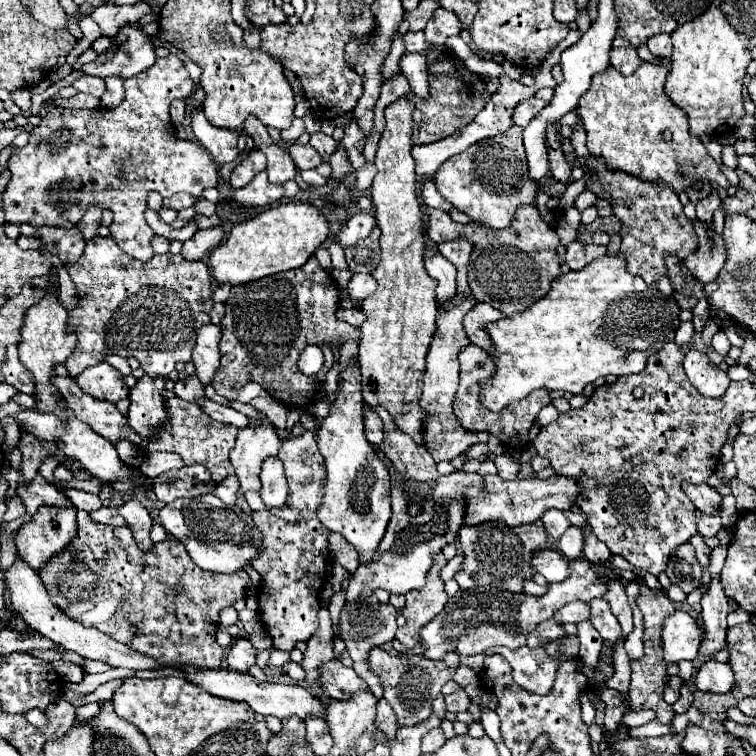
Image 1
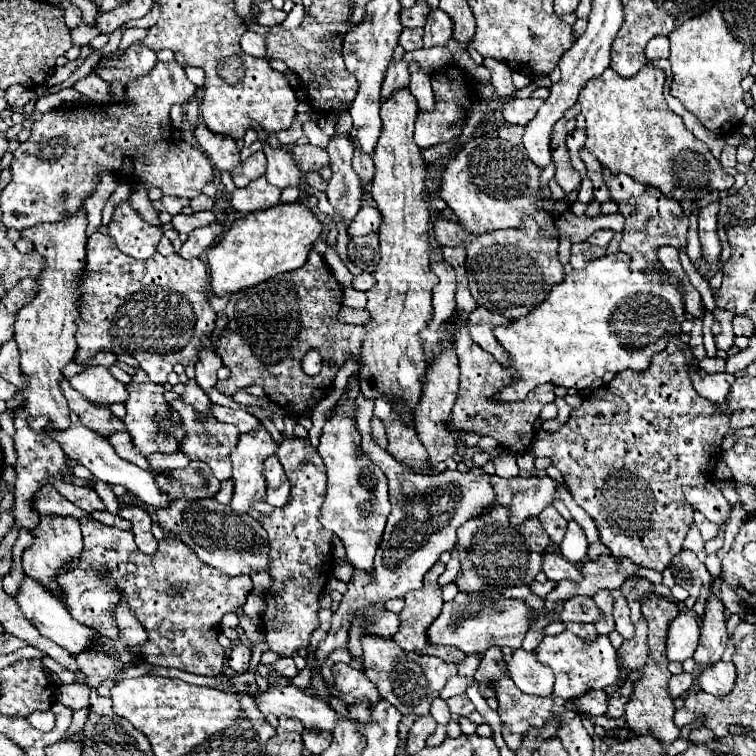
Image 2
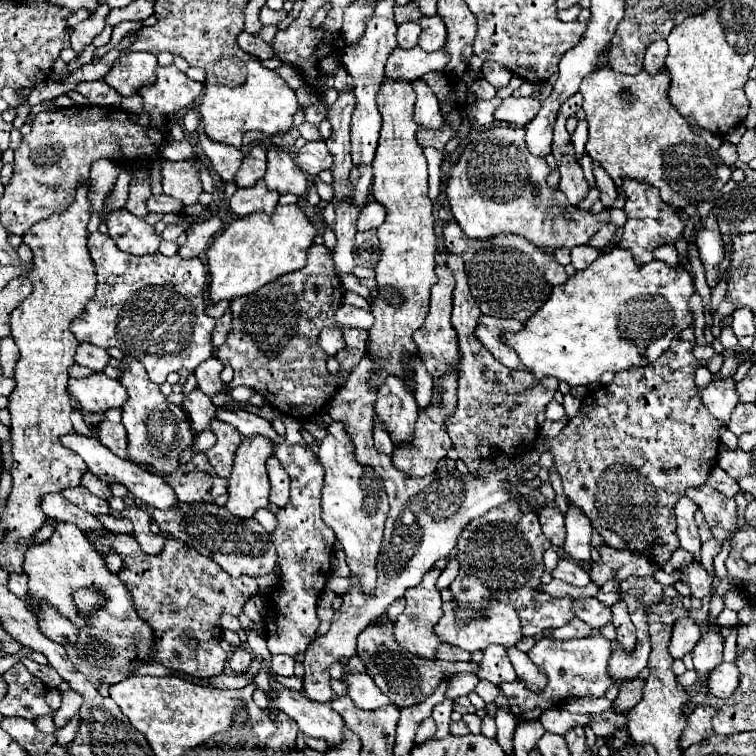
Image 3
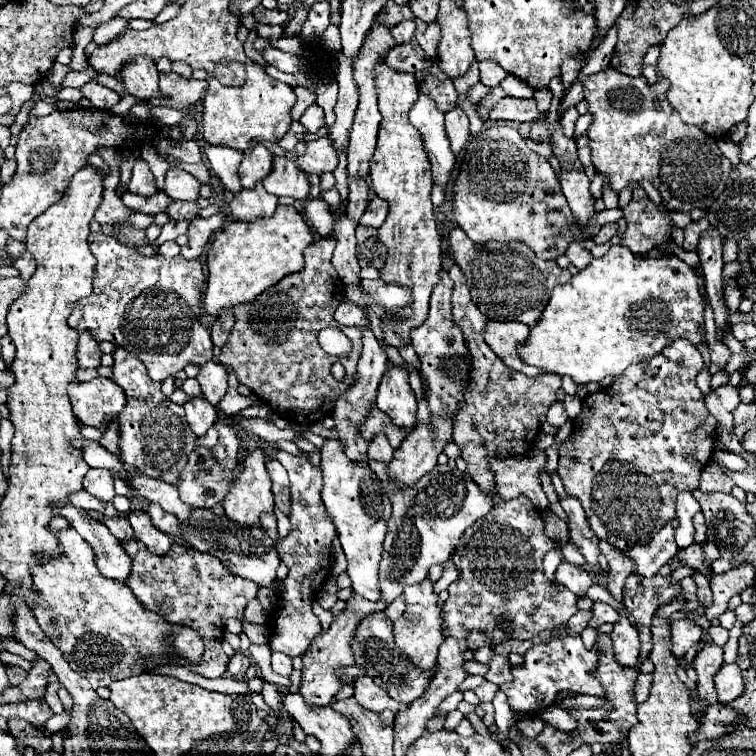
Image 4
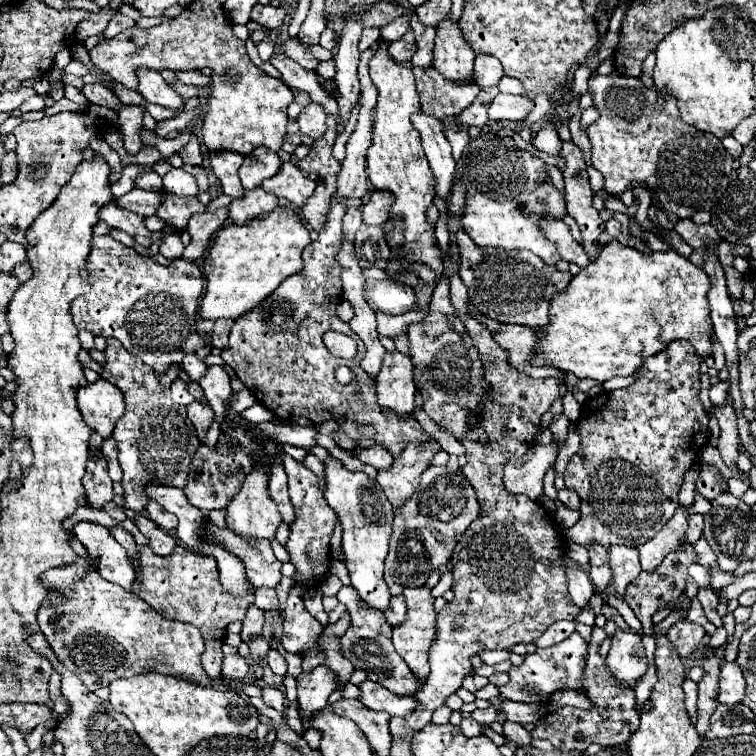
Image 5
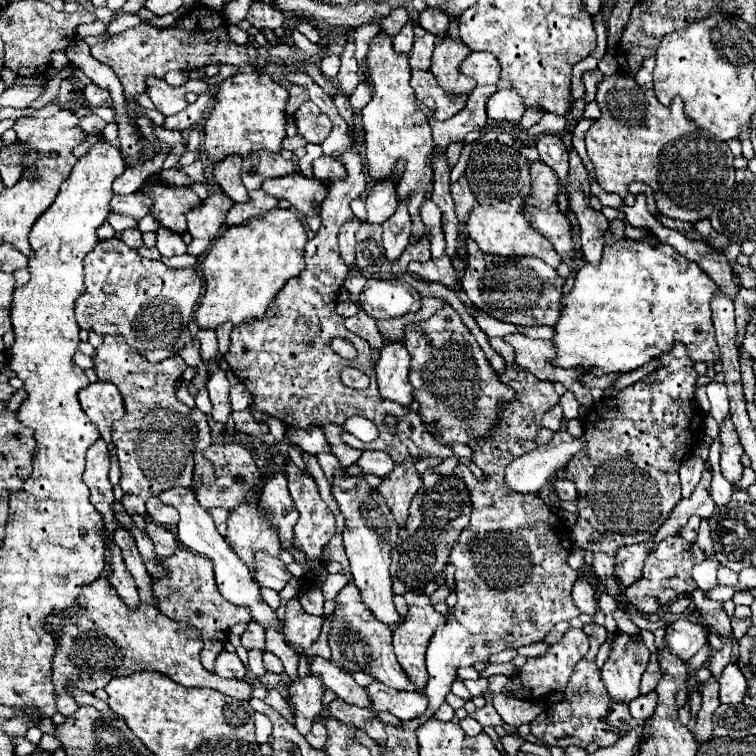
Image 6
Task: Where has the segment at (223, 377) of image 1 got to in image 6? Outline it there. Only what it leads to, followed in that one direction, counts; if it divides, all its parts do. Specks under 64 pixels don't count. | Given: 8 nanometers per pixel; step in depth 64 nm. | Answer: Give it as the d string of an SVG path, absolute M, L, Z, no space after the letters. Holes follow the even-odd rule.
M358 136L354 144L342 154L342 164L348 176L344 180L334 180L330 186L328 200L324 200L322 212L320 212L322 226L316 232L316 236L306 242L306 248L304 248L306 268L296 278L288 280L288 284L284 284L284 288L276 294L276 300L272 300L262 320L250 320L248 324L240 324L240 328L234 328L230 334L232 344L224 354L224 360L238 376L238 380L254 396L254 404L244 412L232 412L232 418L236 422L236 428L242 434L256 438L264 444L272 444L274 438L268 430L268 424L256 422L252 418L254 408L266 412L268 416L278 418L282 424L322 424L324 426L326 422L332 422L332 424L344 426L344 422L350 416L362 416L372 420L378 426L378 438L366 444L356 436L352 436L350 432L342 432L342 440L348 446L356 446L358 450L384 450L384 452L390 450L388 454L396 464L402 464L408 456L446 460L452 456L452 450L448 446L442 446L434 436L426 432L426 426L422 424L416 412L400 408L400 404L396 402L380 400L368 342L362 340L360 336L352 336L352 332L346 332L344 318L336 314L336 300L348 274L344 260L340 260L338 230L352 216L350 202L354 198L360 198L366 192L362 146L364 146L364 138ZM334 336L344 336L352 340L352 344L358 350L358 356L354 360L344 360L338 354L334 354L330 348L330 338ZM346 366L358 368L370 378L370 384L366 390L346 388L340 382L340 370ZM386 414L392 414L396 418L396 428L386 426L384 422Z

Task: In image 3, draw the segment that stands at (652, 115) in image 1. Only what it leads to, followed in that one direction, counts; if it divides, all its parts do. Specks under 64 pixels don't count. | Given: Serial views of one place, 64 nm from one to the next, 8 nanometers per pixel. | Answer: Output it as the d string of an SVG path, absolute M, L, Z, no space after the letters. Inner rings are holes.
M608 66L586 76L580 84L580 94L584 98L582 110L588 120L586 152L592 160L600 162L600 166L610 174L616 186L620 186L622 176L634 178L638 182L648 182L660 190L660 196L666 204L674 206L676 210L684 210L688 204L714 200L722 186L732 178L732 168L722 164L718 152L714 152L702 136L694 134L688 128L686 120L678 114L678 110L668 102L668 82L670 80L664 72L648 74L646 70L642 70L636 76L628 76L618 74Z

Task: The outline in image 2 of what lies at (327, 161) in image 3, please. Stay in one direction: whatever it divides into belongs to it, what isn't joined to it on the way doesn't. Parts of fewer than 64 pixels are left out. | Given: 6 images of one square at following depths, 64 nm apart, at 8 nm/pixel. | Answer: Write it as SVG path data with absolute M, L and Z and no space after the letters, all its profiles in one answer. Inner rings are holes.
M306 144L306 146L294 146L292 148L292 154L294 154L294 160L298 164L298 168L302 172L318 172L320 168L328 166L330 164L330 158L328 158L328 152L322 150L322 148L316 148L312 144Z

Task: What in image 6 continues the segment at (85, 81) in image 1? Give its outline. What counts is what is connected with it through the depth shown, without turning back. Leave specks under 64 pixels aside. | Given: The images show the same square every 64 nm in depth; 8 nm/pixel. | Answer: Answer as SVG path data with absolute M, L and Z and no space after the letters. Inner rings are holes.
M96 84L84 86L84 88L82 88L82 94L84 94L86 100L88 100L90 104L94 104L94 106L112 106L110 94L108 94L104 88L96 86Z

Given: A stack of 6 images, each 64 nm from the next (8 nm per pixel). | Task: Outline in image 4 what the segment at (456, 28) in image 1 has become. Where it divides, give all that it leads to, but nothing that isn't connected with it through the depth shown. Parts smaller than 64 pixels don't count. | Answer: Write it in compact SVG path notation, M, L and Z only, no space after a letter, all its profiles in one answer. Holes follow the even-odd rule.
M414 18L418 30L416 30L416 40L422 46L422 50L426 52L428 58L436 58L436 44L440 40L440 26L438 22L432 24L424 24L424 20Z

